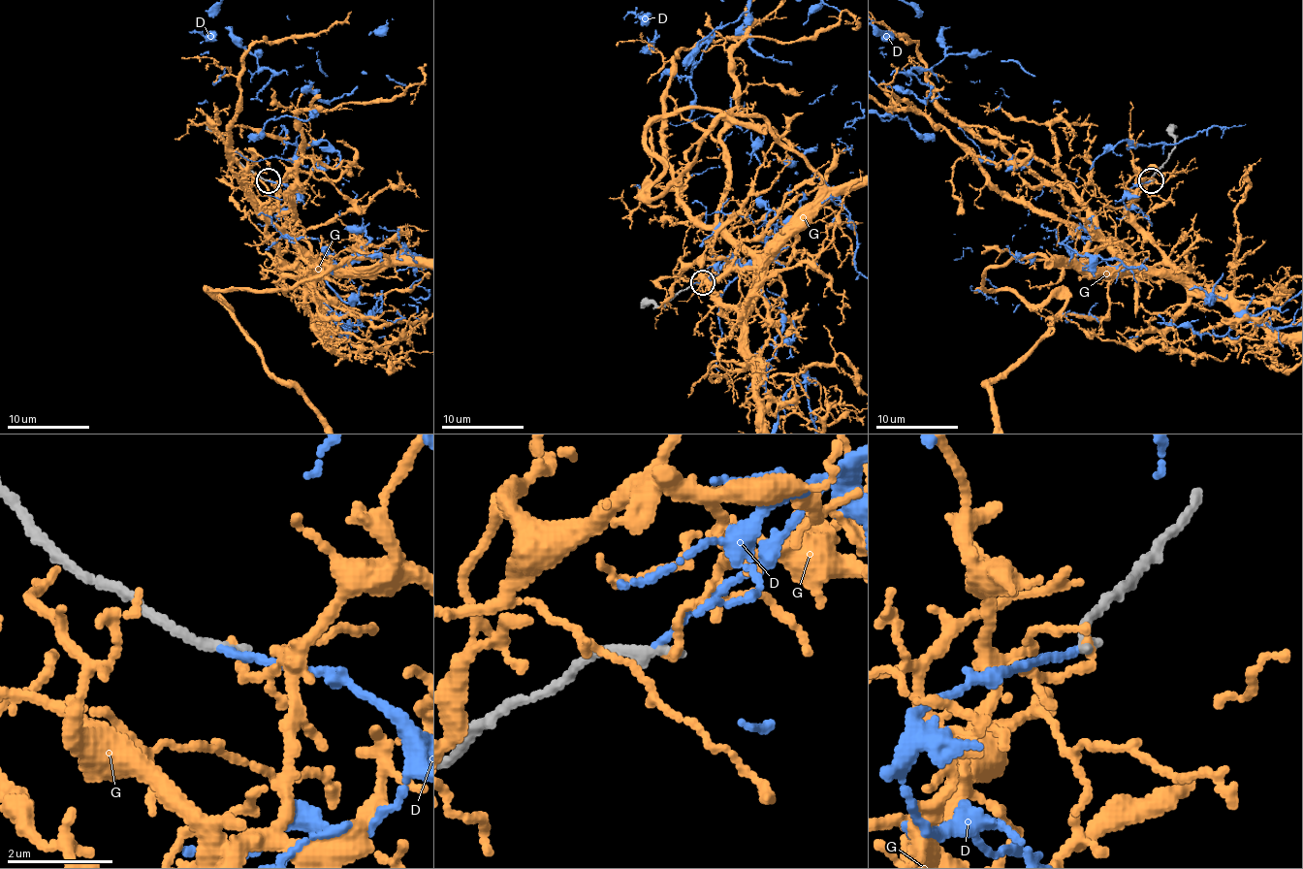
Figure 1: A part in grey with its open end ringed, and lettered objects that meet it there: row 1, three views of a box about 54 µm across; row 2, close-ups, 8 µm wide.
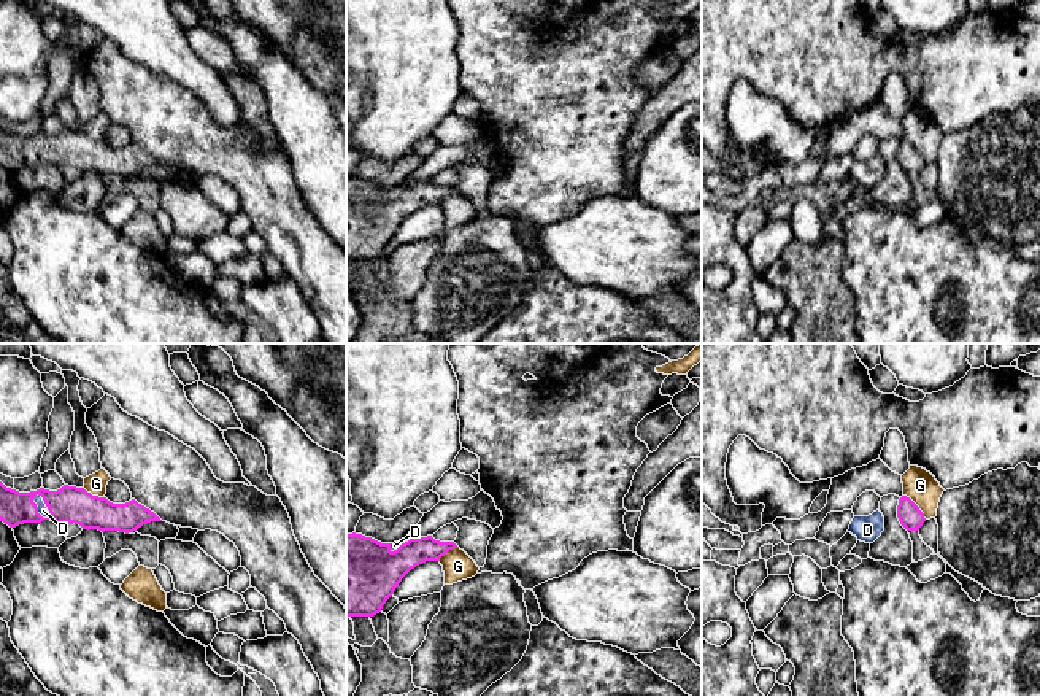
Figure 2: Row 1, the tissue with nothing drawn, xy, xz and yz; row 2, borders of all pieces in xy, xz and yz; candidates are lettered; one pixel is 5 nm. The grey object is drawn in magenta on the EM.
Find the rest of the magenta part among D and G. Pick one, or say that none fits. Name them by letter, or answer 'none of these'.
D

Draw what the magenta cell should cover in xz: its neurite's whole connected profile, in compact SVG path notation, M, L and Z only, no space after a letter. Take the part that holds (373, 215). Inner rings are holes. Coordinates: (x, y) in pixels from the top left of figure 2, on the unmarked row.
M346 178L346 261L373 261L381 256L402 222L426 205L440 205L454 186L432 180L405 181L381 188L362 178Z

